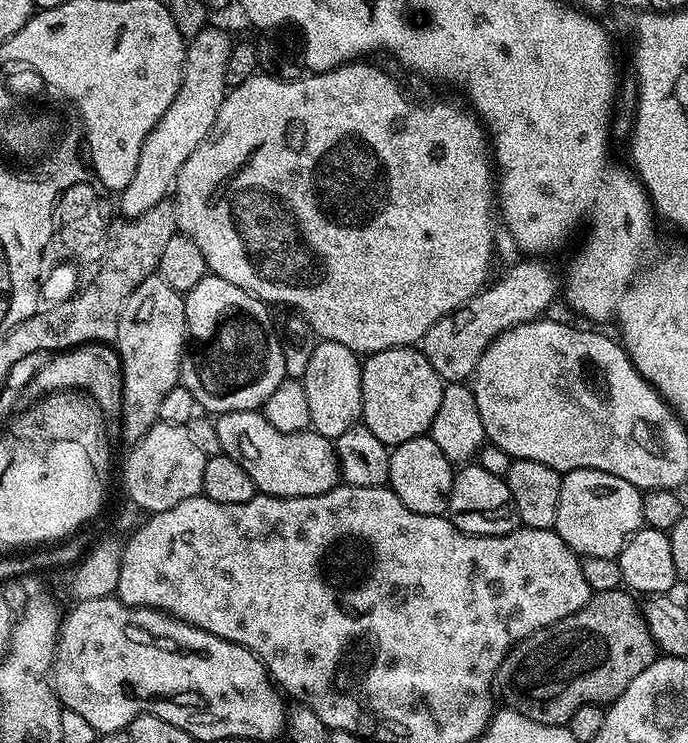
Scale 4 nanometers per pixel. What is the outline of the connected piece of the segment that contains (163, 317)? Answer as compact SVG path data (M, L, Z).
M159 275L147 276L125 302L114 341L124 373L124 440L140 440L157 423L159 404L180 379L180 361L186 351L187 335L184 296L166 286Z

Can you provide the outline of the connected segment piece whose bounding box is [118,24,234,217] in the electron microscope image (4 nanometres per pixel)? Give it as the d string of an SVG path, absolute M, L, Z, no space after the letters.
M207 25L198 35L187 41L184 50L184 73L178 86L178 94L174 94L174 102L166 106L166 114L162 114L150 134L146 134L146 142L142 142L142 150L138 154L138 170L134 170L130 186L118 193L118 212L121 217L141 216L146 214L146 210L150 210L150 206L158 206L158 202L169 199L176 175L182 170L186 158L194 154L206 134L210 134L214 118L218 118L218 110L228 88L226 61L230 59L234 40L222 29L213 26Z

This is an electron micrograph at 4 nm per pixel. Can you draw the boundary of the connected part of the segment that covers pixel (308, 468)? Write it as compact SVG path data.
M259 411L222 412L215 417L218 442L223 455L234 458L254 482L257 493L265 496L317 496L326 494L341 483L340 464L336 461L333 441L311 430L283 432L274 426Z

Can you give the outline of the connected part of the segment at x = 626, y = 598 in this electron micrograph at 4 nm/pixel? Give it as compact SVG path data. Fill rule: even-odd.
M618 587L593 594L582 610L526 637L523 644L516 645L500 664L494 684L499 699L501 696L503 703L518 714L546 726L567 725L578 706L607 706L618 699L626 686L657 659L658 649L646 624L641 601L631 591Z

